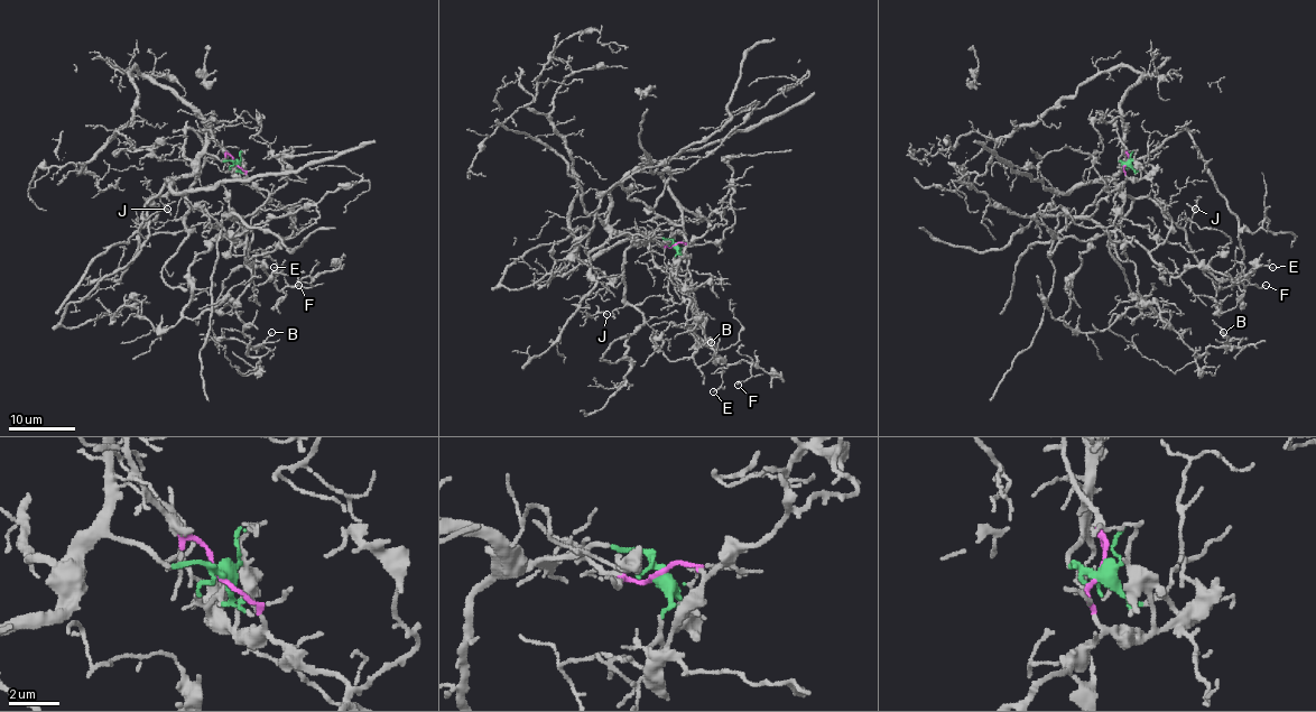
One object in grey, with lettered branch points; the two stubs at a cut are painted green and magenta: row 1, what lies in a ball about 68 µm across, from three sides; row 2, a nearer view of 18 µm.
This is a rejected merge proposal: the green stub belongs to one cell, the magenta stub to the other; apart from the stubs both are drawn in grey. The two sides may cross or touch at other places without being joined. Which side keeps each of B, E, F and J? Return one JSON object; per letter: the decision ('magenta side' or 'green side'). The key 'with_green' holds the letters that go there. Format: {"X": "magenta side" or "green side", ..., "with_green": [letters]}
{"B": "magenta side", "E": "magenta side", "F": "magenta side", "J": "green side", "with_green": ["J"]}

